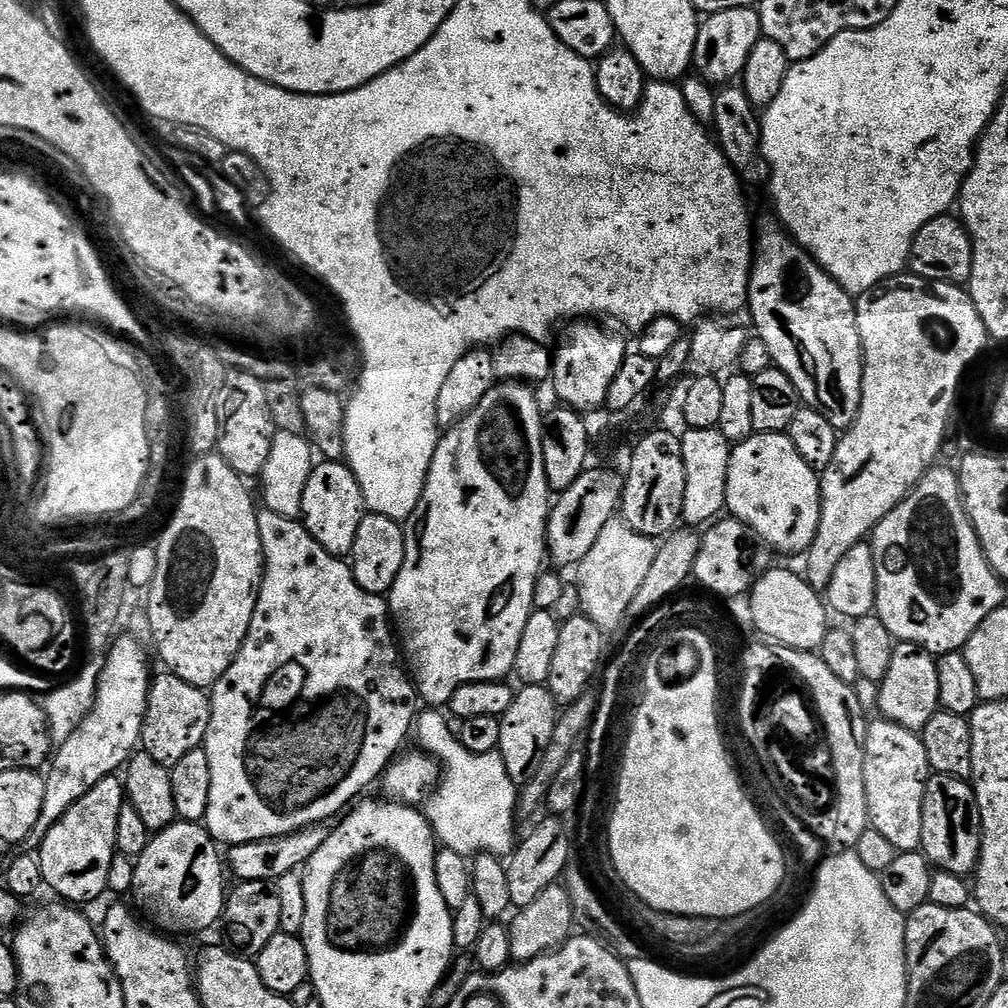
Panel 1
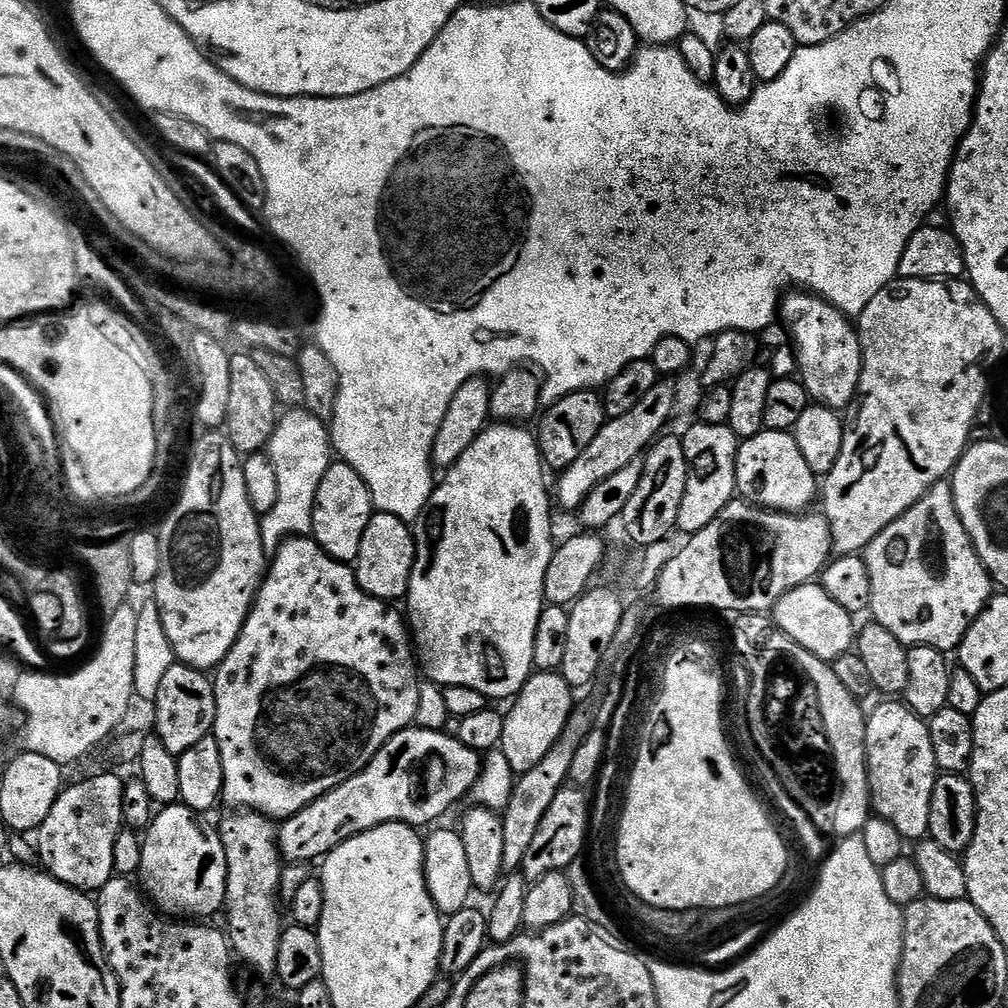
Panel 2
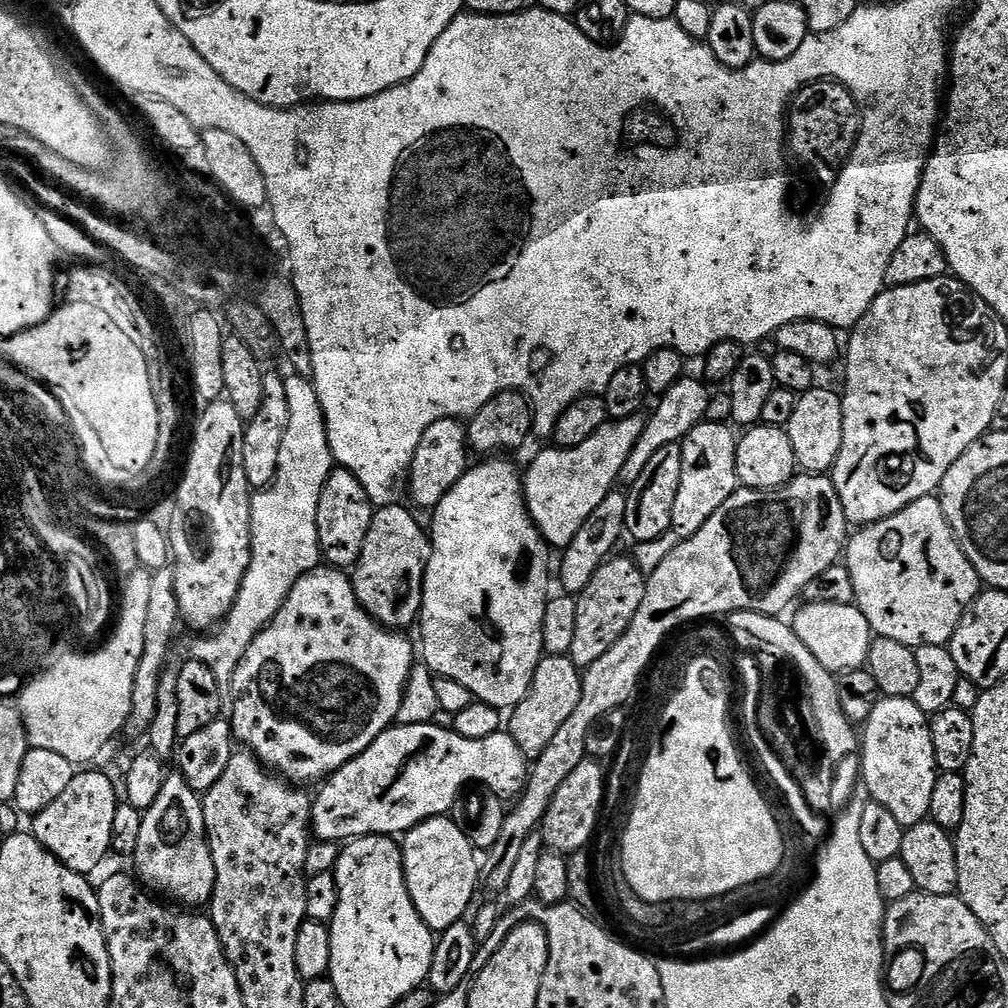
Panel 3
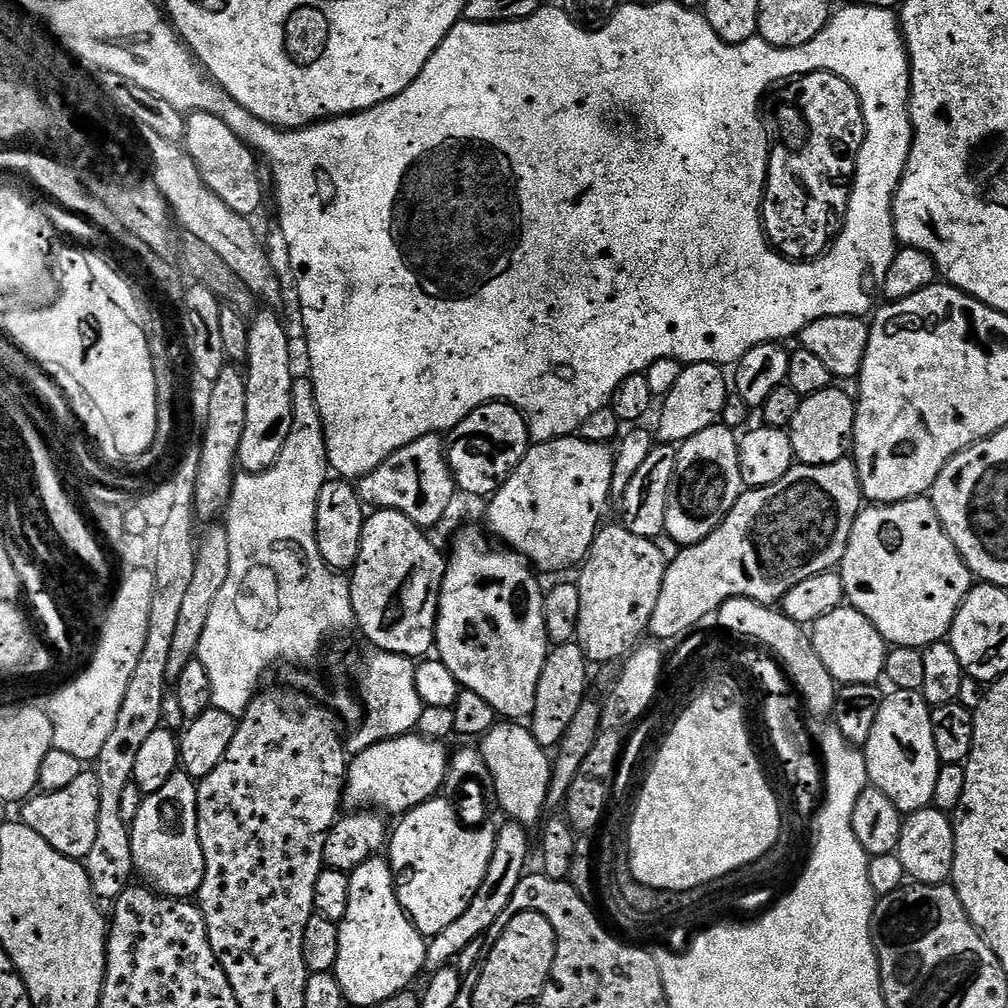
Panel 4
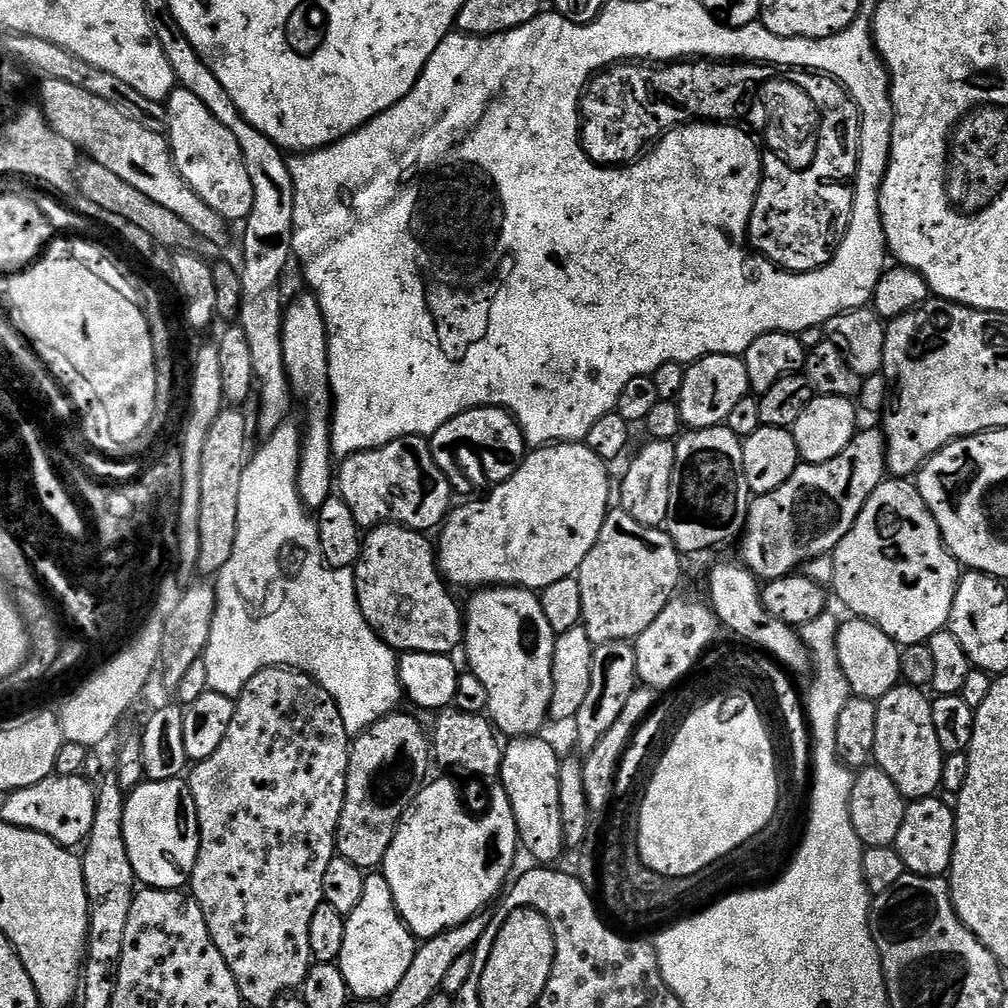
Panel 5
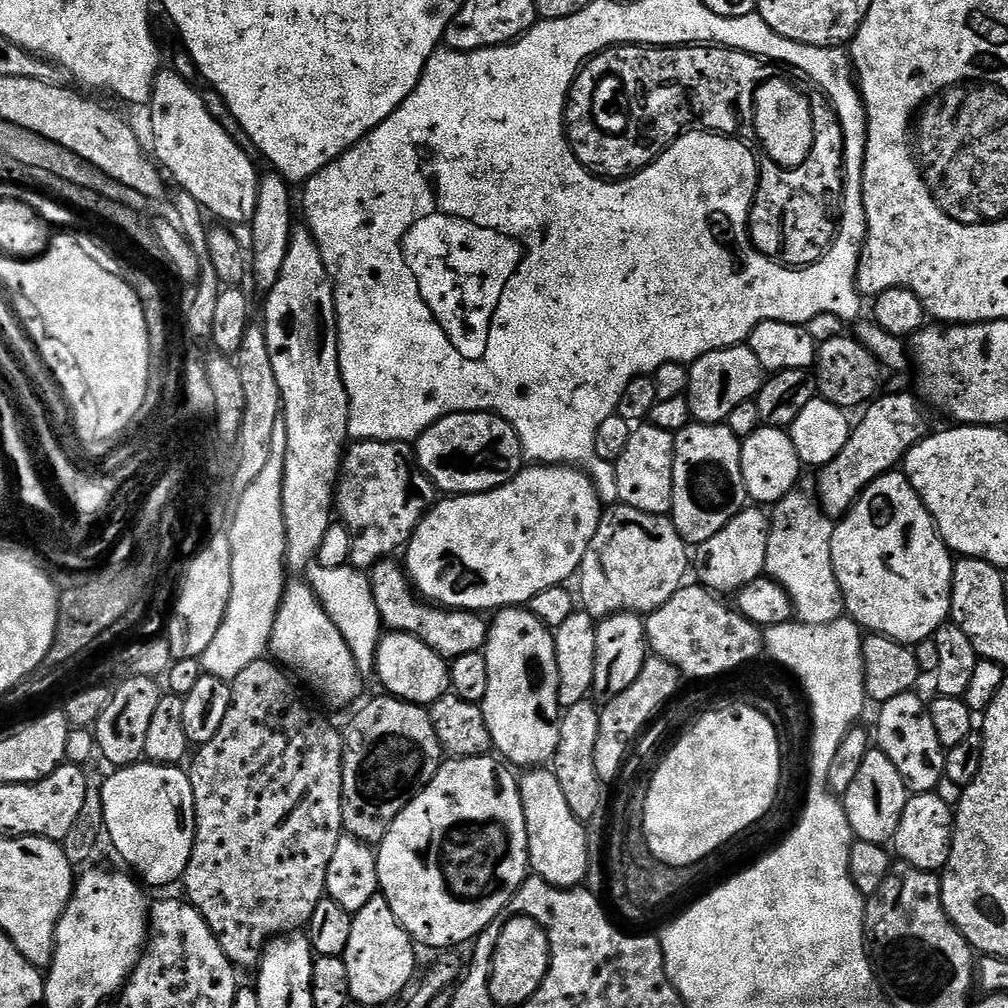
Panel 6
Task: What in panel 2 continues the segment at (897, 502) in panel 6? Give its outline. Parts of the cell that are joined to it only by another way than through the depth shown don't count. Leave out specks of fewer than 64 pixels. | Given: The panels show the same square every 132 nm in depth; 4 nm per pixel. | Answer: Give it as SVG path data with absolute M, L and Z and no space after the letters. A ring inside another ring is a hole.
M951 483L936 484L918 503L903 512L863 553L870 574L871 619L886 626L894 638L906 646L936 648L945 654L955 653L966 630L982 614L988 599L994 594L994 581L978 558L954 506Z

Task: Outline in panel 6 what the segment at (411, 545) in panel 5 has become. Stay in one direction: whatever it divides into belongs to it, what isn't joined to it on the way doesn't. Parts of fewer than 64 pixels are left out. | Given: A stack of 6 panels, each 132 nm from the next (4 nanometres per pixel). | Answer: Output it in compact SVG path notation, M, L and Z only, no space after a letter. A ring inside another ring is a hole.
M385 558L370 569L372 593L378 606L380 623L393 632L405 632L430 646L439 656L455 658L483 649L488 641L489 621L483 615L463 610L449 610L425 602L412 587L408 573L395 564L395 559ZM485 619L485 620L484 620Z

